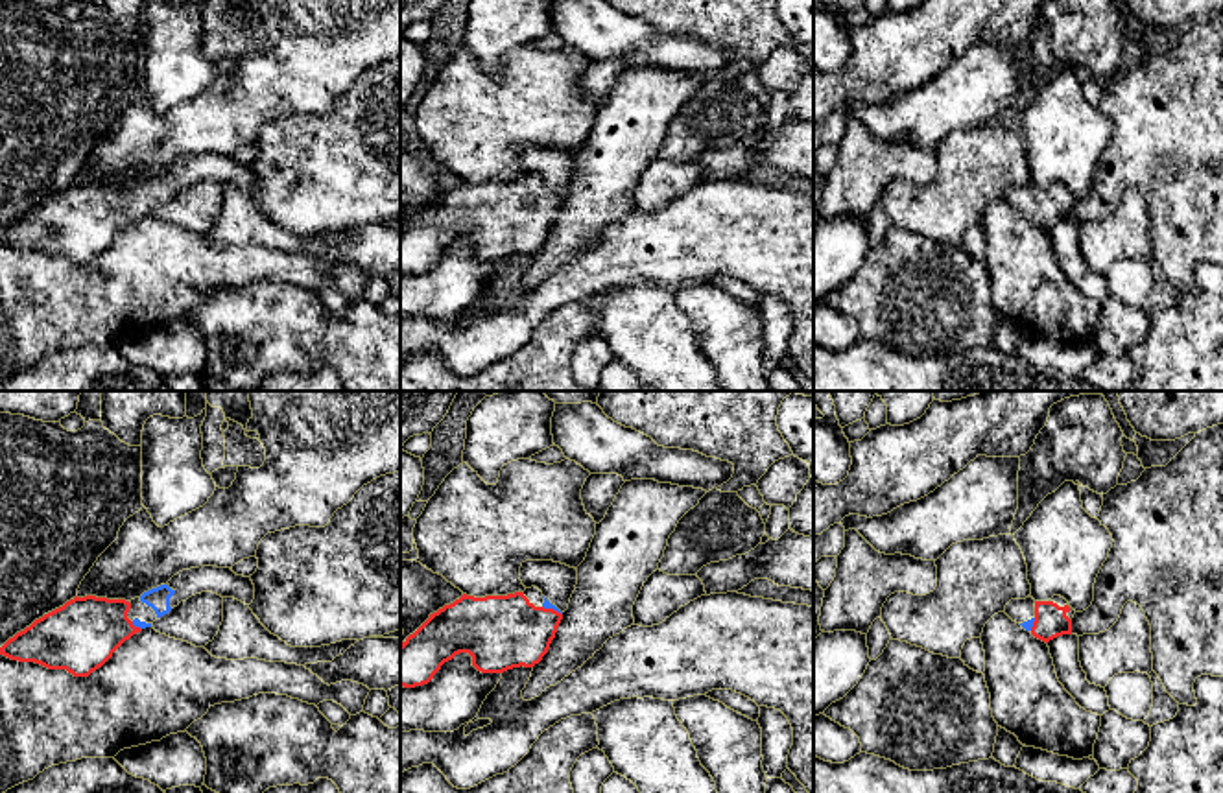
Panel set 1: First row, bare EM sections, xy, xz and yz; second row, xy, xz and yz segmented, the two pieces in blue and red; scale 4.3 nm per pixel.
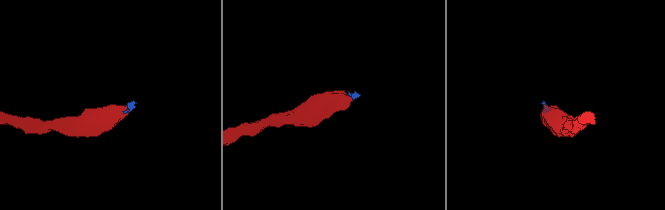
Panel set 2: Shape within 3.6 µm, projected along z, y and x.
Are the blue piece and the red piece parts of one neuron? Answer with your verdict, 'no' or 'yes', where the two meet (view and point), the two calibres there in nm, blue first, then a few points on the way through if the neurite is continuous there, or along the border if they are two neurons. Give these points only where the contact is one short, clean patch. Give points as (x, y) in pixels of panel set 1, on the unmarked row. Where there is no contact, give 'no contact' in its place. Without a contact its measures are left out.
yes | xz (552, 194) | 40/320 nm | across xz (546, 190), (552, 194), (526, 218), (500, 218)

